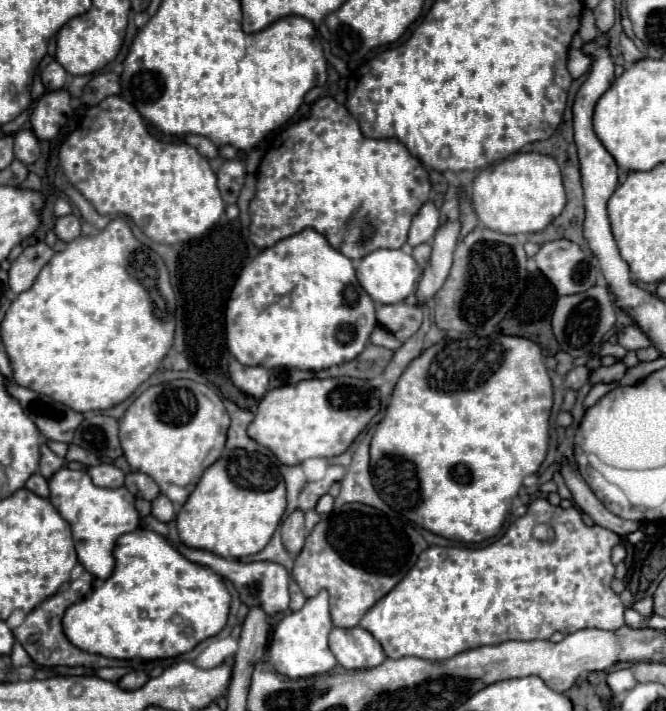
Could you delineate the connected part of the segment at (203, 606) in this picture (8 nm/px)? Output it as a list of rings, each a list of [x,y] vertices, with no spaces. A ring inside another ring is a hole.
[[[138,527],[118,539],[114,557],[114,573],[90,597],[74,603],[64,615],[64,633],[72,645],[112,659],[172,659],[192,651],[200,641],[224,629],[230,611],[230,593],[224,581],[212,569],[190,563],[166,537]]]

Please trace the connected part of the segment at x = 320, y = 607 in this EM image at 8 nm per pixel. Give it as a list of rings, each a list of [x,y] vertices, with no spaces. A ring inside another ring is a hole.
[[[320,591],[316,597],[306,599],[306,605],[296,611],[286,615],[278,627],[274,629],[272,643],[270,643],[270,665],[290,677],[290,679],[300,679],[300,677],[314,677],[320,673],[328,673],[330,669],[336,667],[336,657],[328,649],[328,635],[332,631],[332,619],[328,611],[328,593]]]

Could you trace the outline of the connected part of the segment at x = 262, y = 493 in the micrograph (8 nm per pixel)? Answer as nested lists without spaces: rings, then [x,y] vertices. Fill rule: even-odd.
[[[226,449],[200,477],[176,519],[184,545],[212,551],[224,559],[240,559],[262,551],[286,511],[286,483],[278,463],[262,453]]]

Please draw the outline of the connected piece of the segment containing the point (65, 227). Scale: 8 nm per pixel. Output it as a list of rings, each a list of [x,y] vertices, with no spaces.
[[[76,215],[58,217],[56,225],[54,225],[54,233],[56,233],[58,239],[62,239],[66,243],[80,237],[80,219]]]

